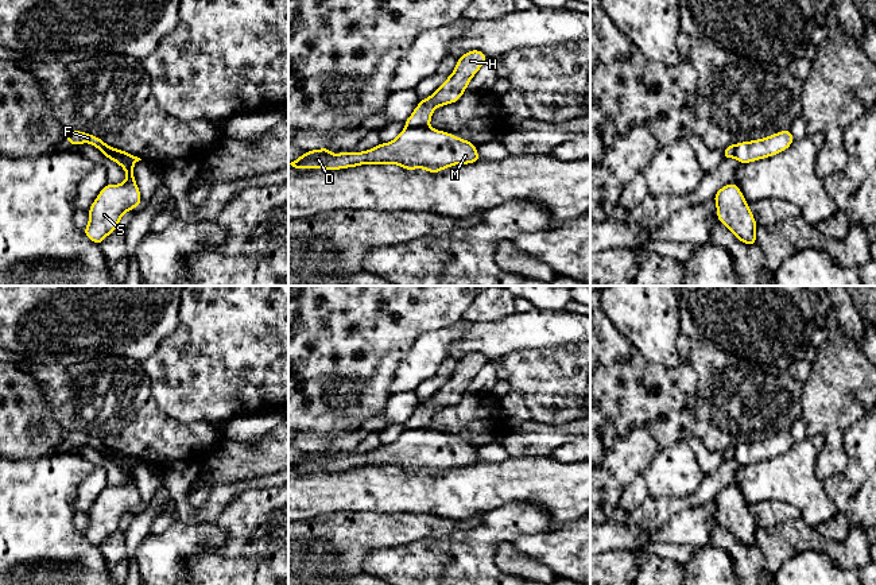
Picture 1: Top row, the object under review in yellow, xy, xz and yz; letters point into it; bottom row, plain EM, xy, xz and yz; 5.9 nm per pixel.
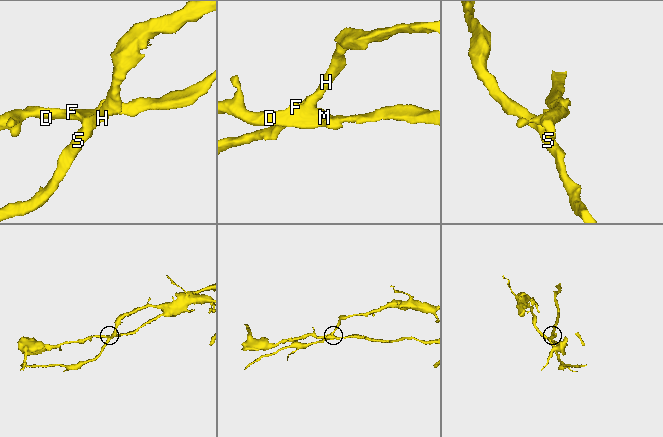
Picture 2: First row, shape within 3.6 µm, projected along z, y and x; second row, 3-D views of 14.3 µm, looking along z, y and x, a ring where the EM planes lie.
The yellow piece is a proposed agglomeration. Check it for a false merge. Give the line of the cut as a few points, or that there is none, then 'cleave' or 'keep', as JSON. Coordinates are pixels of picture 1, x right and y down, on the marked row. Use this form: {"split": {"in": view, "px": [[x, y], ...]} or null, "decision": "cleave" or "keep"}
{"split": {"in": "xz", "px": [[427, 126], [406, 128]]}, "decision": "cleave"}

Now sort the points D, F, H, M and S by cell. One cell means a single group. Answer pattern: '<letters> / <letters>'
D M / F H S

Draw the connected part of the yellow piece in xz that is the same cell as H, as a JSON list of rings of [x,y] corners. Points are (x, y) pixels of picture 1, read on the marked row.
[[[469,50],[457,59],[456,69],[446,81],[427,98],[420,100],[411,116],[404,121],[406,128],[429,127],[435,108],[457,102],[468,84],[488,61],[481,50]]]

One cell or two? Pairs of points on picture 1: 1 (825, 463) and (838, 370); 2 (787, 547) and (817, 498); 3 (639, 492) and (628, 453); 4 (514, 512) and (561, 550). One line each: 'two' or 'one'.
1: one
2: two
3: two
4: two

